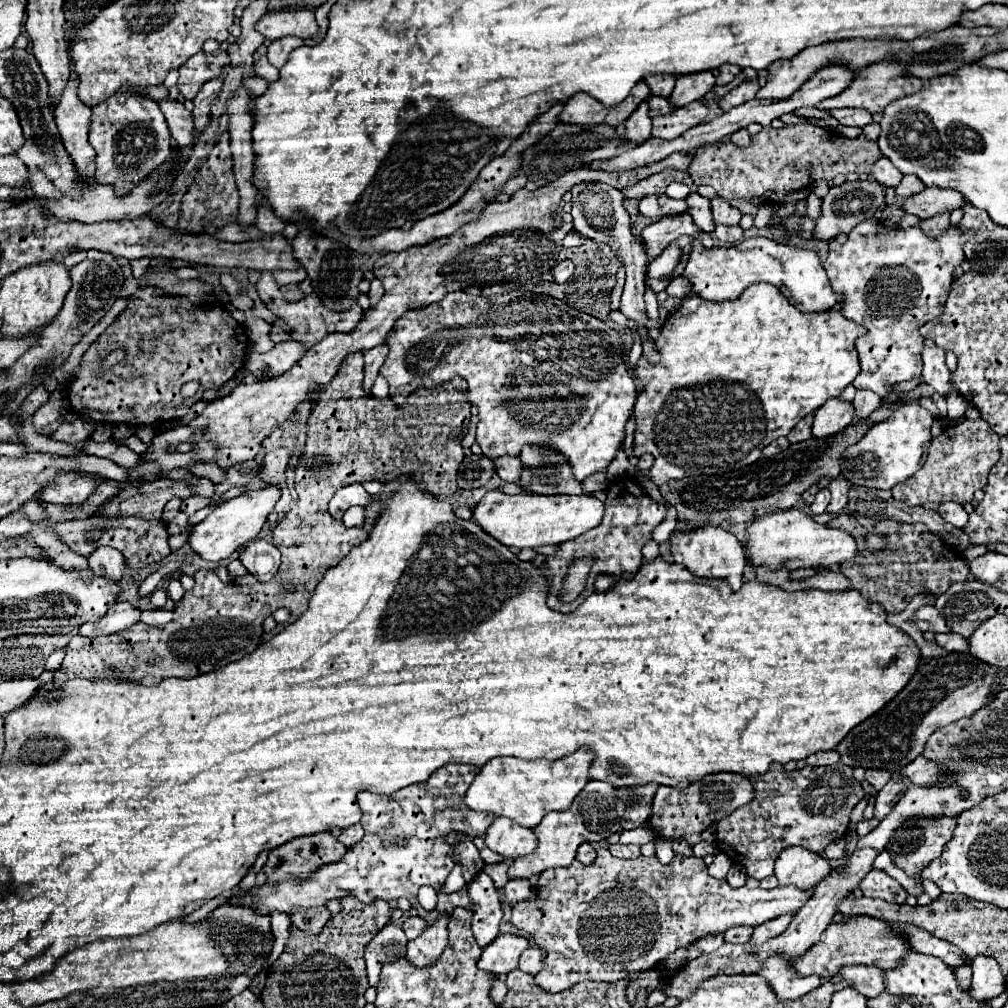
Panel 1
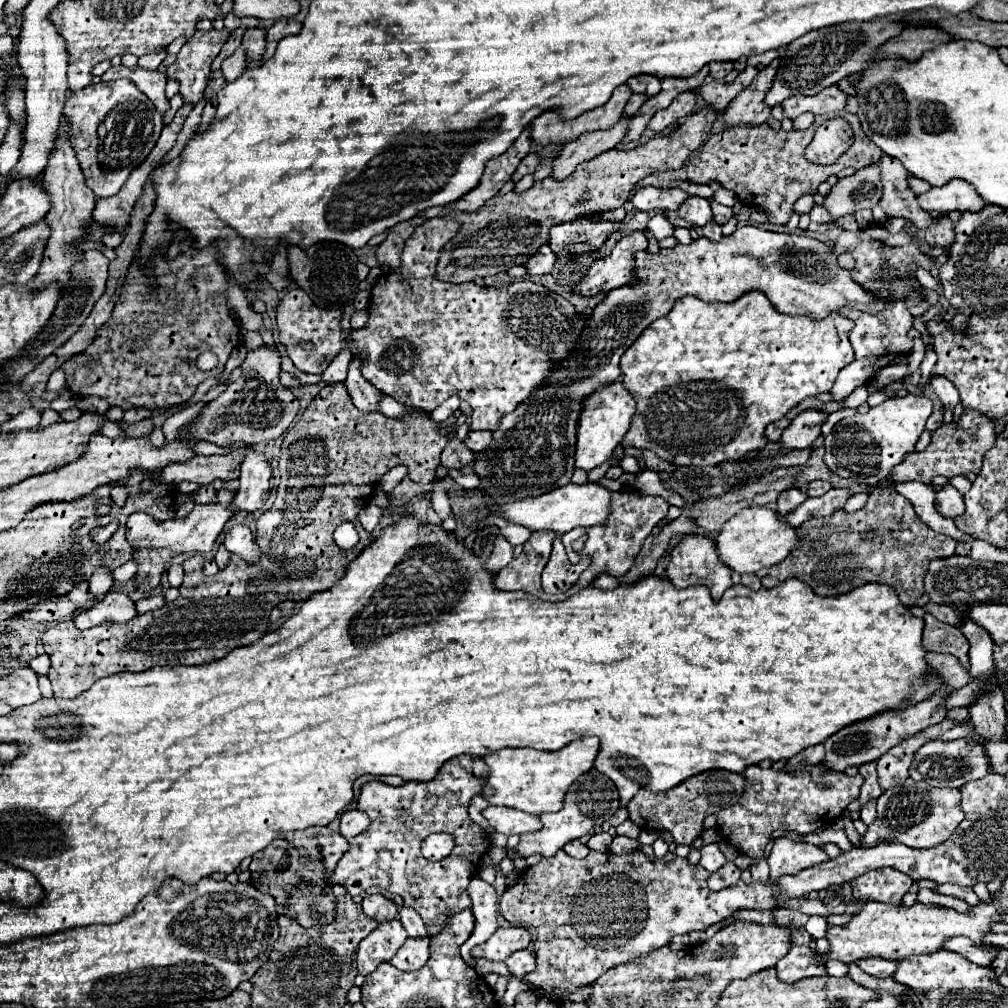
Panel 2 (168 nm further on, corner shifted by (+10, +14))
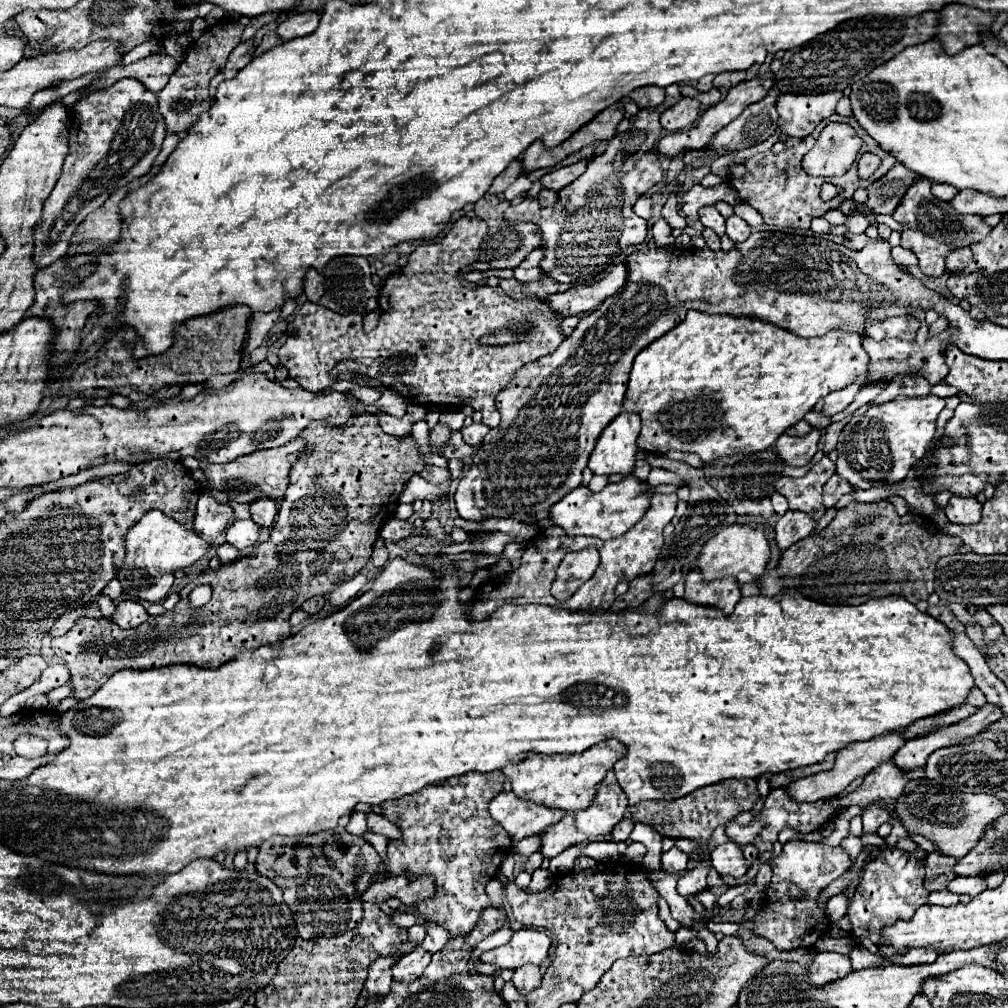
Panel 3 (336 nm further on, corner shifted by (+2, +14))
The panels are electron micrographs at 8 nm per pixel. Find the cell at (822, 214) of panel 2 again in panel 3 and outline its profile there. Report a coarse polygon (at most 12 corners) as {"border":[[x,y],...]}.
{"border":[[848,215],[844,227],[864,233],[870,221],[864,215]]}

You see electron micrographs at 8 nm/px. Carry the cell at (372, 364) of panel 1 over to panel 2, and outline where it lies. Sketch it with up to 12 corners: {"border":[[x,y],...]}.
{"border":[[354,357],[344,385],[360,411],[374,413],[382,393],[362,377]]}

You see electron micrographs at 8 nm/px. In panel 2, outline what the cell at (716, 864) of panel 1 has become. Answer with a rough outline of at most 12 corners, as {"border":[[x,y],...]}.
{"border":[[704,845],[700,865],[708,873],[726,863],[718,845]]}

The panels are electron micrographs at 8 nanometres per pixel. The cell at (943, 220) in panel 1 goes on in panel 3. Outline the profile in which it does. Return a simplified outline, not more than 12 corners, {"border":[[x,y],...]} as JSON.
{"border":[[954,249],[946,257],[948,271],[962,271],[972,261],[970,249]]}

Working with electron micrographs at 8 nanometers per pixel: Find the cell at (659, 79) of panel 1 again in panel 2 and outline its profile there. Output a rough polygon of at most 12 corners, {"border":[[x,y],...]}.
{"border":[[632,77],[626,85],[632,93],[654,97],[660,93],[660,79]]}

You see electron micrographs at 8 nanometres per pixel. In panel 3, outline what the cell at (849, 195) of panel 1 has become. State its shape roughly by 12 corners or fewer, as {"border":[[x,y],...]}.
{"border":[[896,163],[866,189],[866,209],[892,215],[916,173]]}

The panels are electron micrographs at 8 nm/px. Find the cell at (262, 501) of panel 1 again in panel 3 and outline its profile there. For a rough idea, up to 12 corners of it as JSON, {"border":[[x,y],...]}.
{"border":[[148,511],[126,533],[116,577],[130,597],[158,603],[174,571],[212,543]]}

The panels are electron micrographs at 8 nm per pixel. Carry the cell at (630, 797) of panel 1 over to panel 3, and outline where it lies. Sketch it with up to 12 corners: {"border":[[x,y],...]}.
{"border":[[620,821],[612,831],[612,841],[626,841],[634,823]]}

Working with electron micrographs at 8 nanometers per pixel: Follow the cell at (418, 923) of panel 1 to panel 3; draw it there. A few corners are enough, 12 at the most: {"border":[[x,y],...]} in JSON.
{"border":[[422,923],[426,937],[422,941],[428,953],[440,951],[450,933],[440,925]]}

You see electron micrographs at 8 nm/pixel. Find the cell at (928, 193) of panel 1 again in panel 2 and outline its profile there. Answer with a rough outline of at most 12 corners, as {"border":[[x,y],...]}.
{"border":[[966,181],[918,195],[930,213],[980,211],[988,203]]}

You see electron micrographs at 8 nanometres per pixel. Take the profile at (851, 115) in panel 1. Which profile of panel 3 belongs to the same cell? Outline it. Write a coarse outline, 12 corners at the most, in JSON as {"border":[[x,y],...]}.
{"border":[[840,91],[778,97],[778,129],[804,139],[836,111]]}

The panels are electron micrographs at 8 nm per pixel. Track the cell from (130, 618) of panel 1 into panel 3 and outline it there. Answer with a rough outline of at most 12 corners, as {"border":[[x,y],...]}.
{"border":[[130,599],[116,605],[110,621],[122,629],[148,619],[146,609]]}

